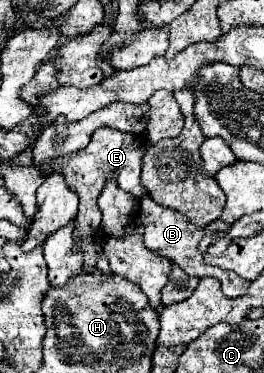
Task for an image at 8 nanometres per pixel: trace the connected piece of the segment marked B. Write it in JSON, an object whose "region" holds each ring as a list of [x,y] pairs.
{"region":[[[144,196],[142,200],[139,200],[139,221],[144,228],[144,244],[148,250],[160,254],[160,256],[166,256],[170,258],[172,262],[176,262],[180,268],[184,268],[186,274],[190,276],[196,276],[196,278],[206,278],[206,276],[212,276],[216,280],[220,280],[222,284],[222,292],[230,298],[236,298],[236,296],[242,296],[242,292],[246,292],[248,284],[246,280],[242,280],[238,274],[234,272],[228,272],[228,270],[222,270],[222,268],[216,268],[212,264],[206,264],[204,262],[204,256],[200,254],[198,250],[198,242],[200,238],[204,236],[204,228],[200,226],[194,226],[184,214],[176,212],[176,210],[170,210],[170,208],[162,208],[160,204],[156,204],[150,196]]]}

